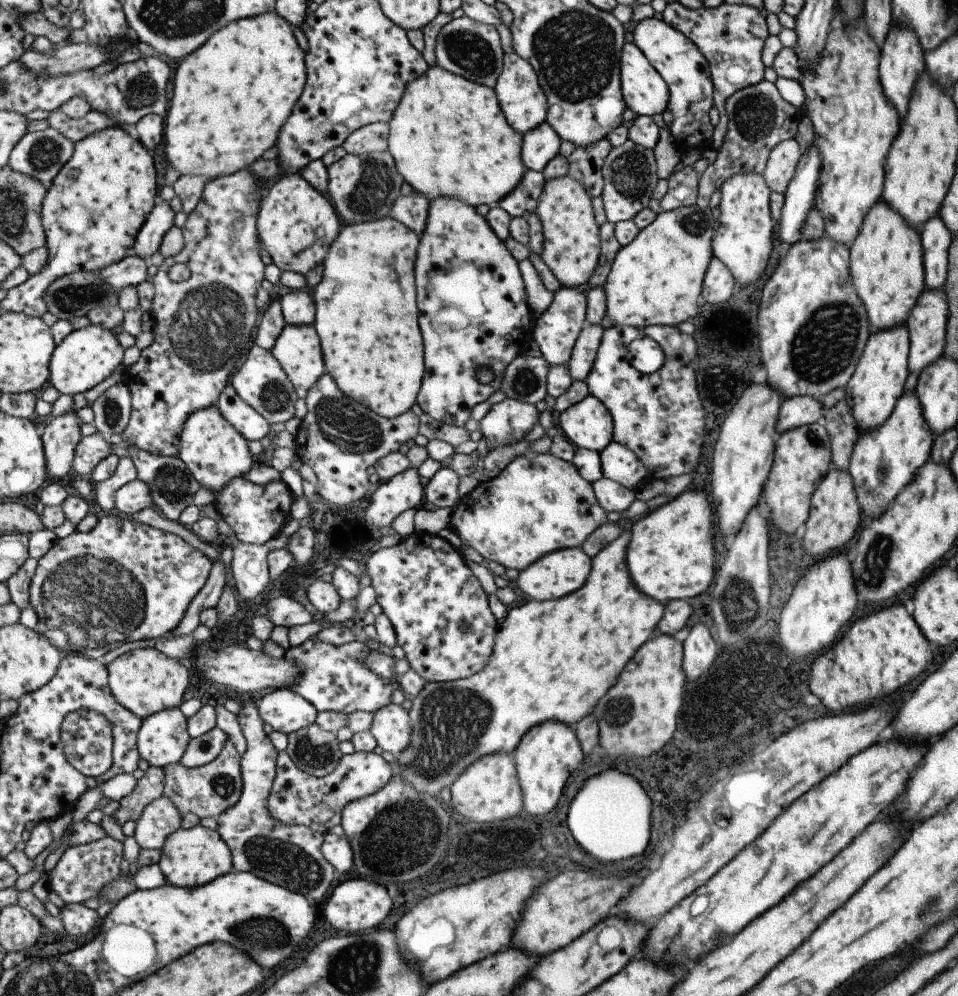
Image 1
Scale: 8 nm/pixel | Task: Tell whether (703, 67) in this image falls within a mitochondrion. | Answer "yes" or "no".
no

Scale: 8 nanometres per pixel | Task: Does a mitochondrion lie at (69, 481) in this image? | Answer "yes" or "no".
no

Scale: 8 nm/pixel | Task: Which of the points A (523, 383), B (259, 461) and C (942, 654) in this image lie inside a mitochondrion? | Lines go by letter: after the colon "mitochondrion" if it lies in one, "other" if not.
A: mitochondrion
B: other
C: other

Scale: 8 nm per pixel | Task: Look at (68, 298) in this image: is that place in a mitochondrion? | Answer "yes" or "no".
yes

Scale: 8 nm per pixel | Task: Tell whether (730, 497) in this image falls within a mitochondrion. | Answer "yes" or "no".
no

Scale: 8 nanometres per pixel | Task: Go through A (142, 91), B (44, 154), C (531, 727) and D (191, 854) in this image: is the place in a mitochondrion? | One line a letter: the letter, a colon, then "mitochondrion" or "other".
A: mitochondrion
B: mitochondrion
C: other
D: other

